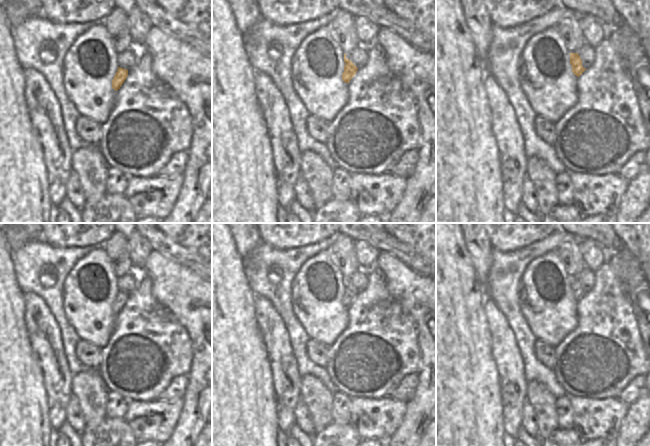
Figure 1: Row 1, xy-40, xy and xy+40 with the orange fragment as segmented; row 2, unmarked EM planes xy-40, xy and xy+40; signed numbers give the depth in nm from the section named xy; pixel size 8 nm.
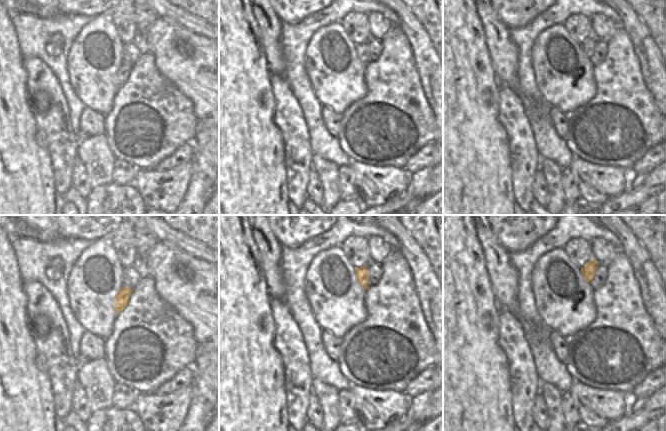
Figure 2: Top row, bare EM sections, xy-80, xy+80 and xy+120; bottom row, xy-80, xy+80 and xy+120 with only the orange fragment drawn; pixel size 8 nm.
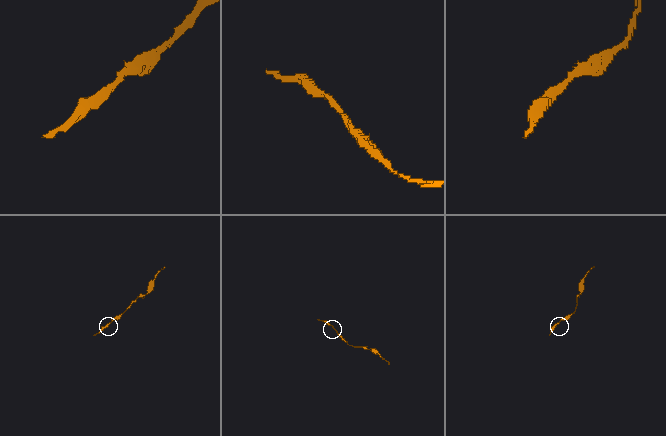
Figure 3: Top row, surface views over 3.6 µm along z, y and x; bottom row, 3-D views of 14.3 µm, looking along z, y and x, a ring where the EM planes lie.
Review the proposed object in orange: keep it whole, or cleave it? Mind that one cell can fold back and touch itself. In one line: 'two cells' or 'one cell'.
one cell

